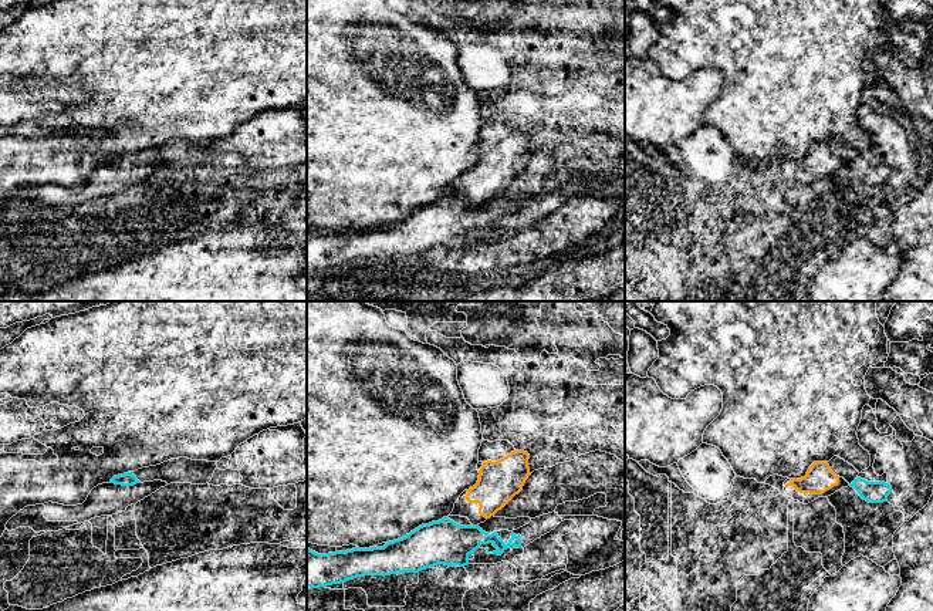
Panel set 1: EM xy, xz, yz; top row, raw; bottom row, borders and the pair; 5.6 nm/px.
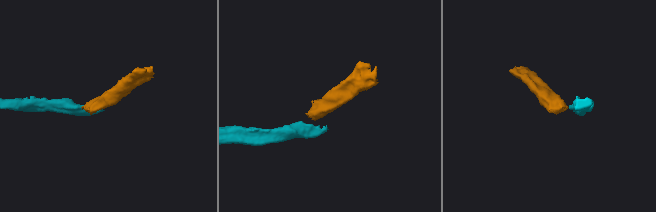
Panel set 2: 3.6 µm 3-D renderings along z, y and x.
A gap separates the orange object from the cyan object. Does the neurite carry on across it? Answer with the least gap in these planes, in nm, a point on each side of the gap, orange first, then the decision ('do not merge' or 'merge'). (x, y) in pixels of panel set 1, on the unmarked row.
70 nm | xz (480, 196), (477, 208) | do not merge

